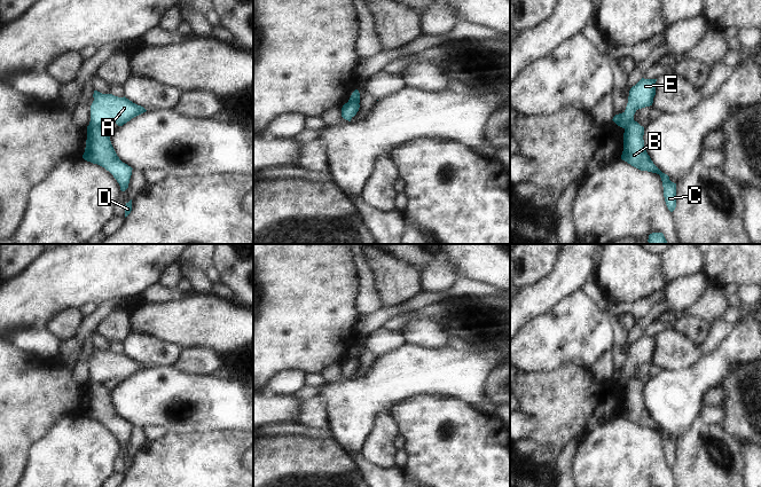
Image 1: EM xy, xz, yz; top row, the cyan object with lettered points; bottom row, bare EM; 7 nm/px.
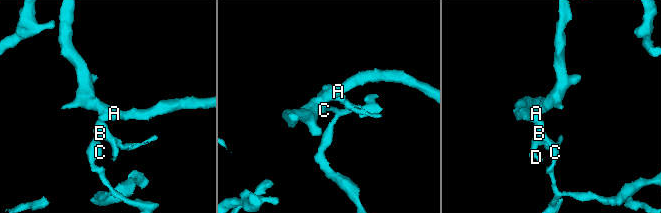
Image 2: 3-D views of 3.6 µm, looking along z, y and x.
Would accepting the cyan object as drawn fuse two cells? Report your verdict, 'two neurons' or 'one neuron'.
two neurons

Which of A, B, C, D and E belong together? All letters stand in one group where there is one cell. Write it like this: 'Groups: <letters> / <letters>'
Groups: A E / B C D

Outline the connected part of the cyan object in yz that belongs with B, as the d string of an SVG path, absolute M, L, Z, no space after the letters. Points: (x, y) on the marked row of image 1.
M635 120L625 127L621 159L641 171L648 171L660 175L666 205L668 210L673 212L676 207L676 183L672 182L669 176L653 164L644 148L643 135L644 127Z

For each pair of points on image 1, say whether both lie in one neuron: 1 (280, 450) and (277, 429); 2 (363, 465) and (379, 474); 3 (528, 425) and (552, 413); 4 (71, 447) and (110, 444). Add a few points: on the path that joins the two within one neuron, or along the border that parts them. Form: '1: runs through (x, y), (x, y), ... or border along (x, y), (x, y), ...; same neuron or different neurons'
1: border along (306, 436), (265, 437); different neurons
2: runs through (367, 469), (373, 474), (376, 474); same neuron
3: border along (522, 413), (535, 423), (531, 437); different neurons
4: runs through (80, 447), (101, 447); same neuron

